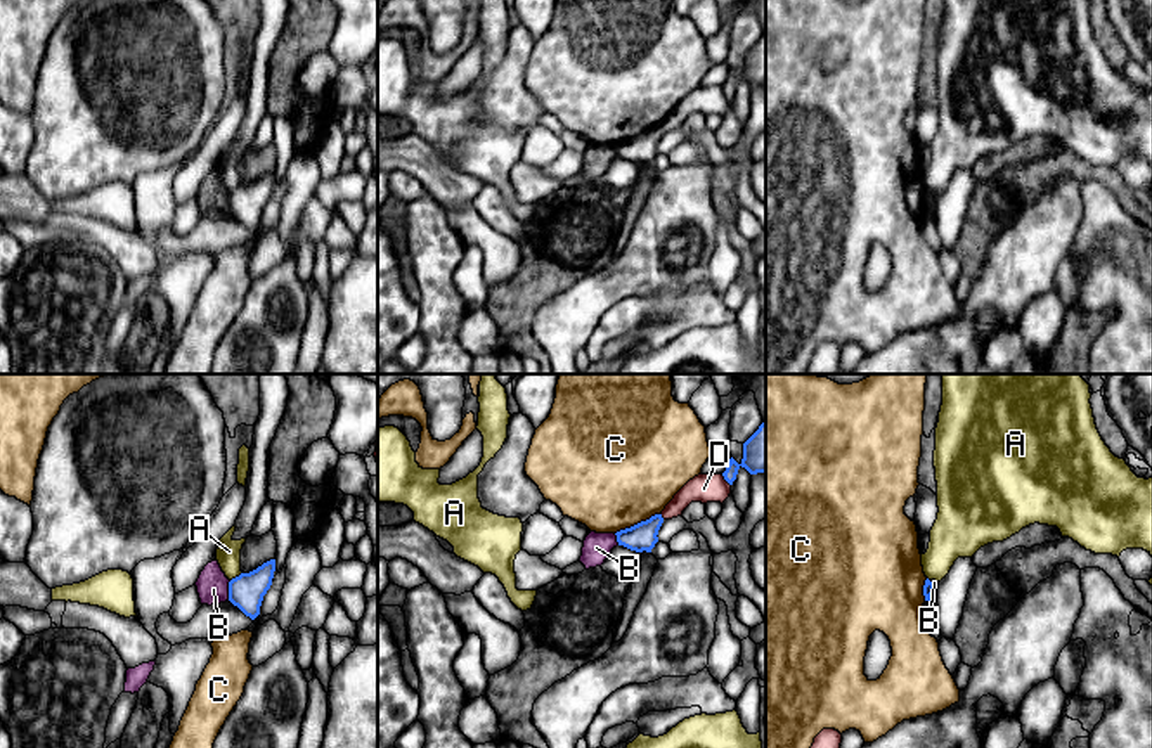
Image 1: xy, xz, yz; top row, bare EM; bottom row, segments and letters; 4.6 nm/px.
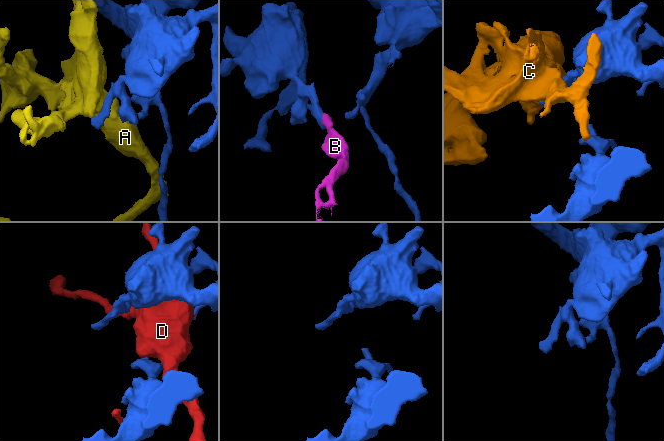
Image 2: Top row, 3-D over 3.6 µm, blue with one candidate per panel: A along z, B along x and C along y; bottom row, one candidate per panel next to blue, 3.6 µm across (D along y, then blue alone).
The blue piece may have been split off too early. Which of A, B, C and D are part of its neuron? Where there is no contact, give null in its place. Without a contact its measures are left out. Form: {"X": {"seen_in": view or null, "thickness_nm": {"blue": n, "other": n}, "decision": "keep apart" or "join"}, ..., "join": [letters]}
{"A": {"seen_in": "xy", "thickness_nm": {"blue": 160, "other": 110}, "decision": "keep apart"}, "B": {"seen_in": "xy", "thickness_nm": {"blue": 160, "other": 140}, "decision": "keep apart"}, "C": {"seen_in": "xz", "thickness_nm": {"blue": 130, "other": 500}, "decision": "keep apart"}, "D": {"seen_in": "xz", "thickness_nm": {"blue": 190, "other": 130}, "decision": "keep apart"}, "join": []}

